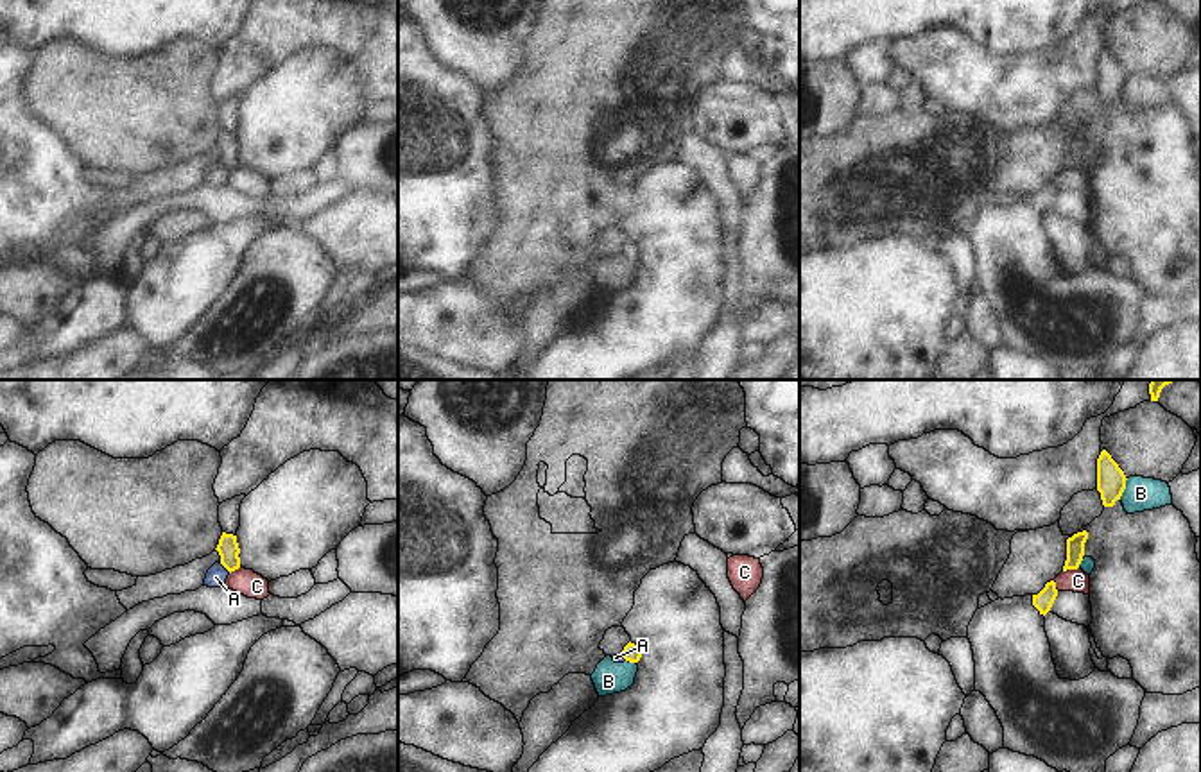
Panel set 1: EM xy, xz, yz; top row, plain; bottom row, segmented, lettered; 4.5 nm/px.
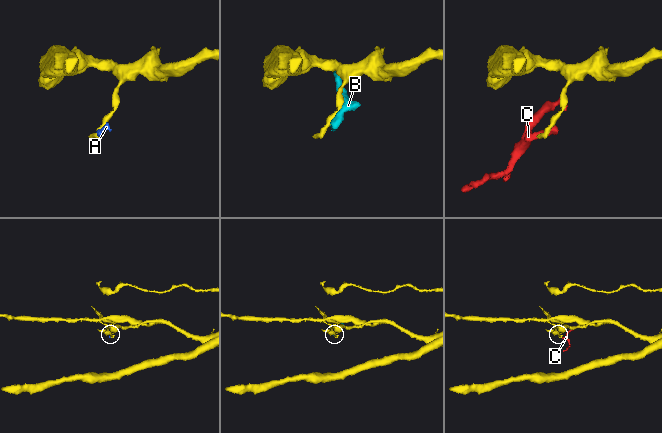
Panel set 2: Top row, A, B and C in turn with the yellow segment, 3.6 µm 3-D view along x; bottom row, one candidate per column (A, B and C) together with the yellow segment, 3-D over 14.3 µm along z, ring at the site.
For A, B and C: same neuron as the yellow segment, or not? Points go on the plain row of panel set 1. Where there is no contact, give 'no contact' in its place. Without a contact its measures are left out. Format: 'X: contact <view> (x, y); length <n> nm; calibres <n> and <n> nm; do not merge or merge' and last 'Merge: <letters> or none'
A: contact xy (224, 165); length 70 nm; calibres 100 and 90 nm; do not merge
B: contact yz (1123, 88); length 100 nm; calibres 130 and 150 nm; do not merge
C: contact yz (1071, 167); length 80 nm; calibres 80 and 100 nm; do not merge
Merge: none

